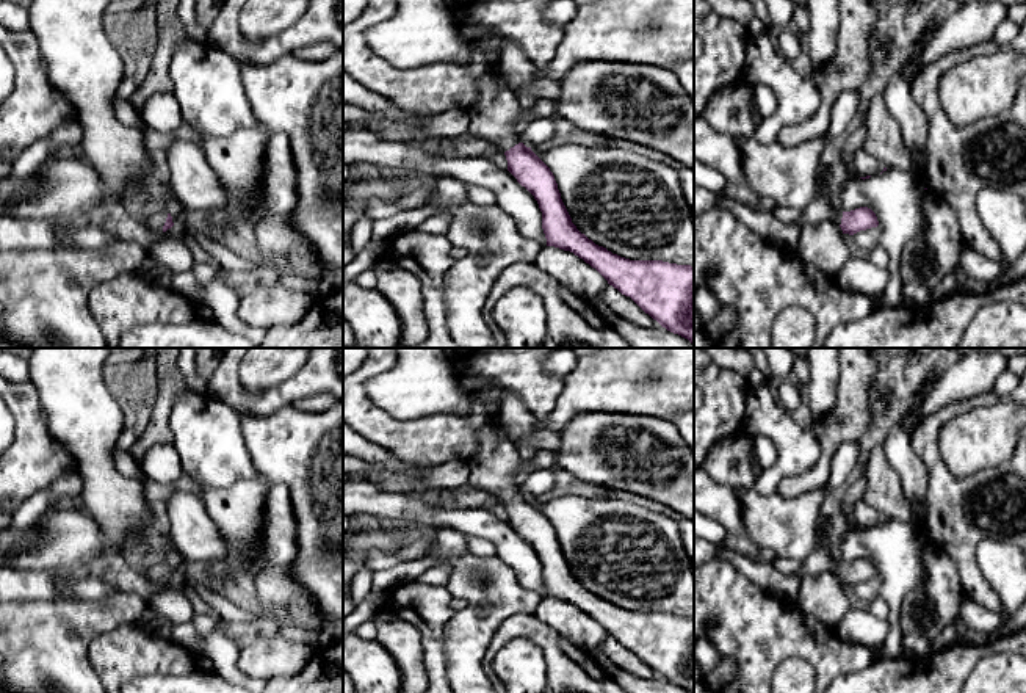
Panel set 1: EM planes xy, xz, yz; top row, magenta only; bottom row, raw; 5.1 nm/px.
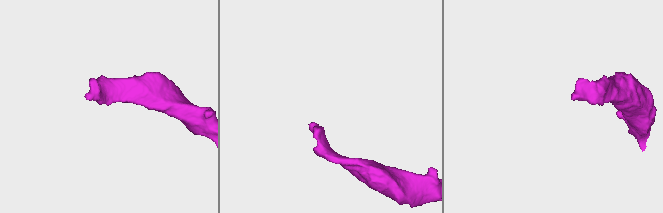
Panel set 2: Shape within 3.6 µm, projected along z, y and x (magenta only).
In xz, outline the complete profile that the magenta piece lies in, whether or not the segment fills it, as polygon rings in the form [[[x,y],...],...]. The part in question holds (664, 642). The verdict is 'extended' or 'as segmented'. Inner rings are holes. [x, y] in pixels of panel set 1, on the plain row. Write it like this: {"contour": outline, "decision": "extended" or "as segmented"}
{"contour": [[[498,423],[479,425],[476,437],[478,450],[467,461],[468,484],[490,492],[506,506],[508,522],[539,555],[547,597],[573,604],[663,679],[694,693],[694,618],[630,611],[581,585],[561,550],[553,524],[518,491],[522,458],[514,442]]], "decision": "extended"}

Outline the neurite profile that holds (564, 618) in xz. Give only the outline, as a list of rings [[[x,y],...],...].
[[[542,597],[533,613],[569,643],[589,654],[598,649],[608,637],[608,632],[595,619],[570,602]]]

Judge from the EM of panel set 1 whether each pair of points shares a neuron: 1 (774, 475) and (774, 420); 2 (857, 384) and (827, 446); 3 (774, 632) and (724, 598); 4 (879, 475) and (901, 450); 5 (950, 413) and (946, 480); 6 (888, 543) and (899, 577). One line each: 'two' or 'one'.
1: one
2: one
3: one
4: two
5: one
6: one

